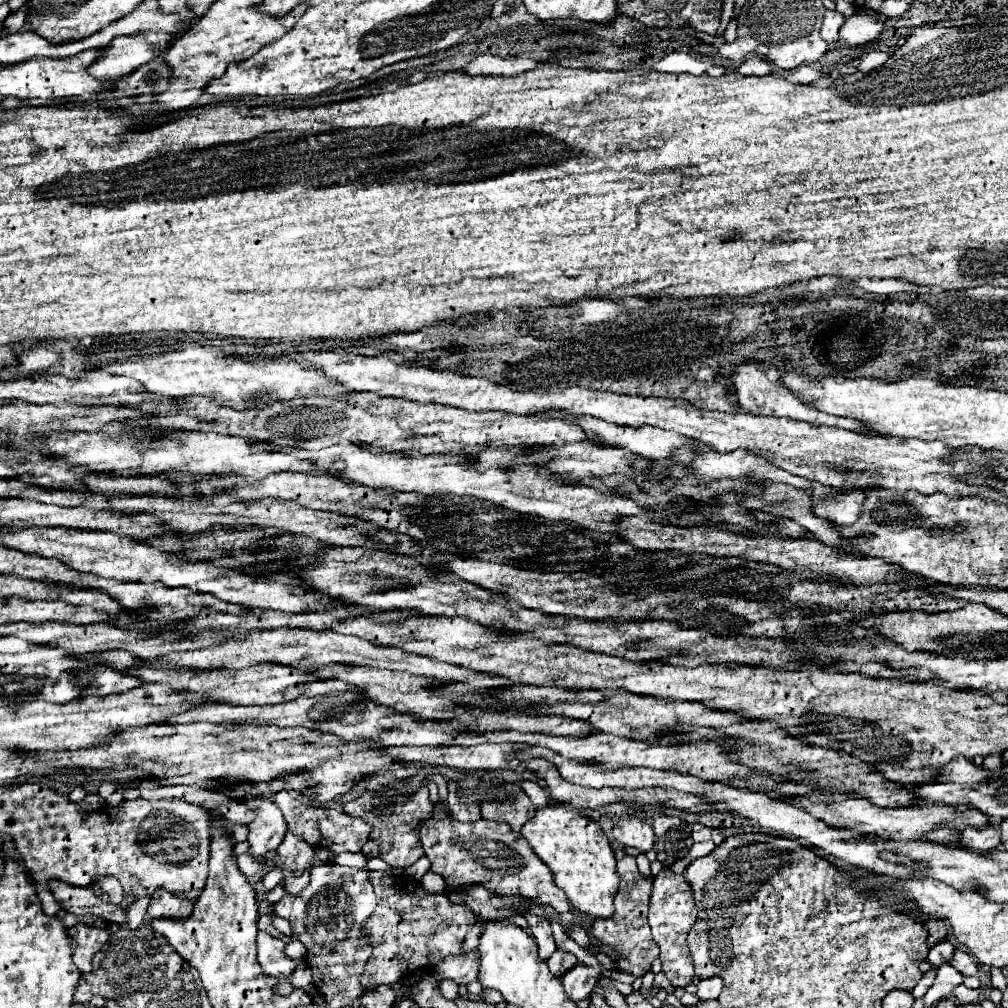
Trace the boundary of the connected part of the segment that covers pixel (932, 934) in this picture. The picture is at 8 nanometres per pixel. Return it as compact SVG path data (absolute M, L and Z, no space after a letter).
M929 919L929 921L925 921L925 927L929 931L929 937L927 937L929 947L939 943L939 939L945 939L945 935L947 935L947 927L945 927L943 919Z

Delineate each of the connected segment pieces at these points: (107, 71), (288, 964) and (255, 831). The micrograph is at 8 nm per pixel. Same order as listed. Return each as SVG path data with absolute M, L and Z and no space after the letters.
M149 33L147 37L117 37L103 51L97 63L91 65L91 77L99 81L117 81L119 77L135 71L139 65L151 61L155 51L167 49L177 35Z
M259 930L256 945L257 959L263 969L263 973L273 977L273 979L277 979L277 983L273 985L275 993L289 995L293 991L291 973L295 971L297 961L293 961L293 959L289 959L287 955L284 955L286 944L282 940L271 937L269 934Z
M261 799L255 809L251 809L255 819L247 825L249 845L255 857L263 857L267 851L277 849L287 833L287 821L283 819L277 805L269 799Z

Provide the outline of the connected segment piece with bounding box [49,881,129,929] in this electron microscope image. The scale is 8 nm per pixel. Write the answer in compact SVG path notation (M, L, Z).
M51 883L51 893L63 905L65 911L75 915L95 915L105 921L117 923L127 929L127 909L111 903L107 893L99 893L93 887L75 887L67 883Z

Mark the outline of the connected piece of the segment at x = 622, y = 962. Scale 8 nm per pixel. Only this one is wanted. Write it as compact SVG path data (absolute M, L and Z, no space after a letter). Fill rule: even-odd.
M623 849L615 851L615 859L617 859L617 875L621 877L621 885L615 895L615 913L608 919L595 919L589 927L589 935L597 941L595 945L599 945L603 951L607 951L613 957L619 971L627 971L639 977L651 969L651 963L659 955L659 947L653 941L647 923L647 907L653 889L653 879L641 875L635 865L635 857L627 855Z

